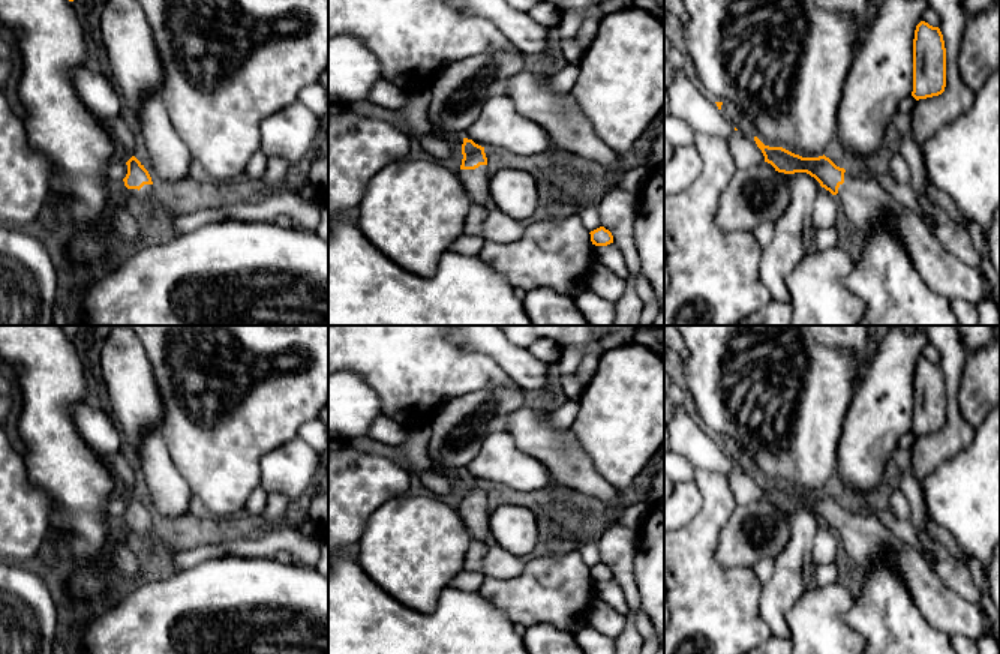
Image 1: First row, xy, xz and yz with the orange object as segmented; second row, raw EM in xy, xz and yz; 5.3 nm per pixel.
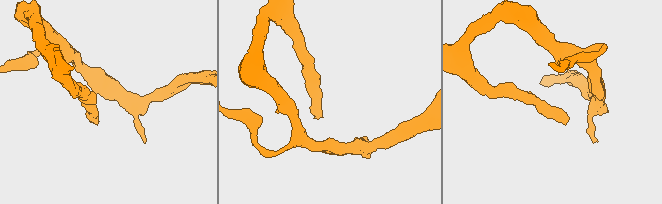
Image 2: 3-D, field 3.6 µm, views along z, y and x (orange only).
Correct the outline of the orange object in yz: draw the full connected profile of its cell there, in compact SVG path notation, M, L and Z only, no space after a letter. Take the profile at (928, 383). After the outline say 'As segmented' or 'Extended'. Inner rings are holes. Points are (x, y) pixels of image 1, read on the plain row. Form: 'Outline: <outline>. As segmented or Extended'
Outline: M921 357L913 375L913 428L912 432L927 435L939 432L946 423L946 384L939 363Z. As segmented

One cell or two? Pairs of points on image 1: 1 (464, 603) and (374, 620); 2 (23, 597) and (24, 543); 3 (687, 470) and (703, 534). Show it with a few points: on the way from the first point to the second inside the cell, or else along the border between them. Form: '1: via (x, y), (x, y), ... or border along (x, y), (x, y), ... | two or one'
1: via (441, 623), (396, 623) | one
2: border along (15, 563), (23, 566) | two
3: border along (696, 468), (693, 479) | two

